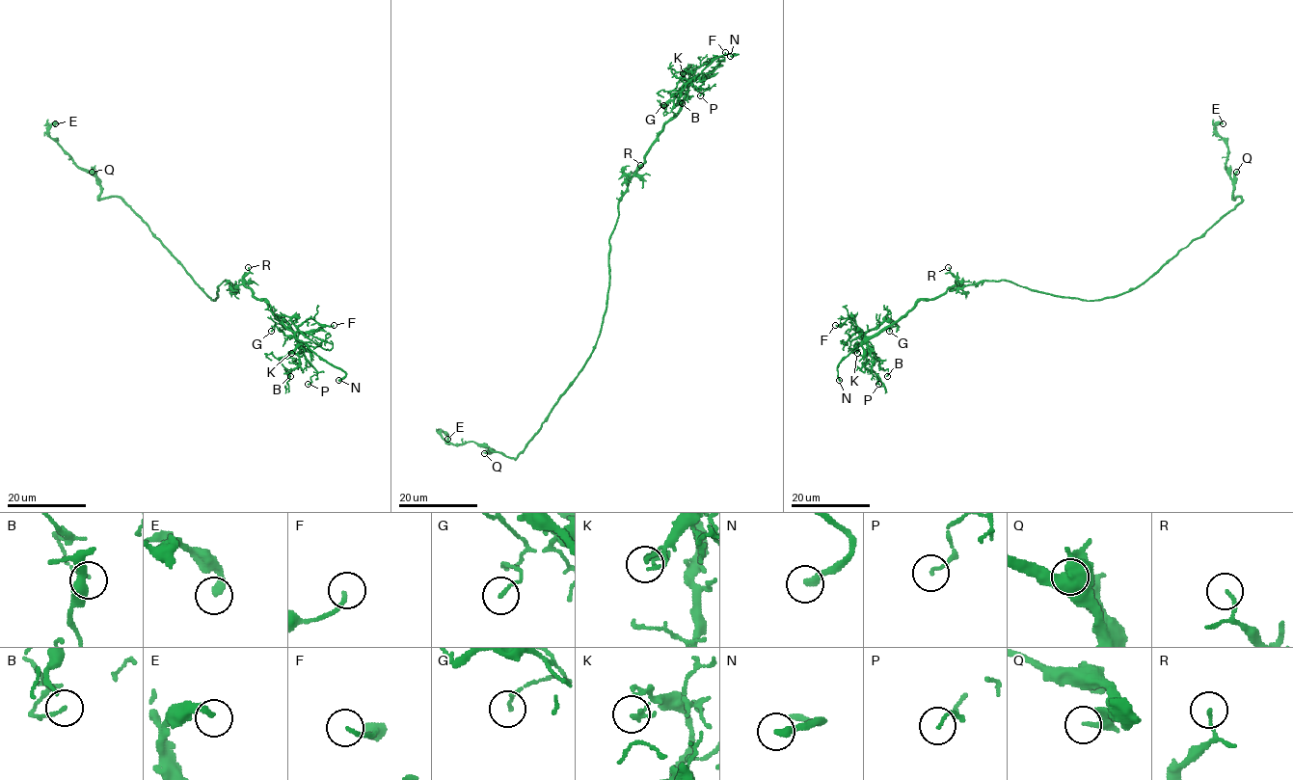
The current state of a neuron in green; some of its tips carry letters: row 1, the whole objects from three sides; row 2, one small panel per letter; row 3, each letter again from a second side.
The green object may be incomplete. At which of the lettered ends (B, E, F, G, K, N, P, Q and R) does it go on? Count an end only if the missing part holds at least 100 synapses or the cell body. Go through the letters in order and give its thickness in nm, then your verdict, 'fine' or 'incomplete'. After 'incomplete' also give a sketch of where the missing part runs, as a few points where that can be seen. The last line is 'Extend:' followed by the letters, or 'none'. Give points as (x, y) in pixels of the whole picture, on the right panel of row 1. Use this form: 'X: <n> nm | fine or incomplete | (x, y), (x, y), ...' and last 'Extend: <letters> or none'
B: 100 nm | fine
E: 240 nm | fine
F: 150 nm | fine
G: 120 nm | fine
K: 200 nm | fine
N: 280 nm | incomplete | (839, 380), (825, 358), (825, 342), (820, 327), (829, 319), (845, 316)
P: 90 nm | fine
Q: 170 nm | fine
R: 120 nm | fine
Extend: N

